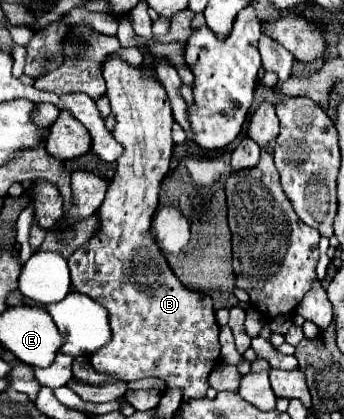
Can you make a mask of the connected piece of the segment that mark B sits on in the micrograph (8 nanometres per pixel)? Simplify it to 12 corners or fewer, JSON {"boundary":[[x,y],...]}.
{"boundary":[[104,63],[124,147],[72,291],[108,311],[90,355],[124,383],[206,397],[210,295],[150,235],[174,145],[156,77]]}

